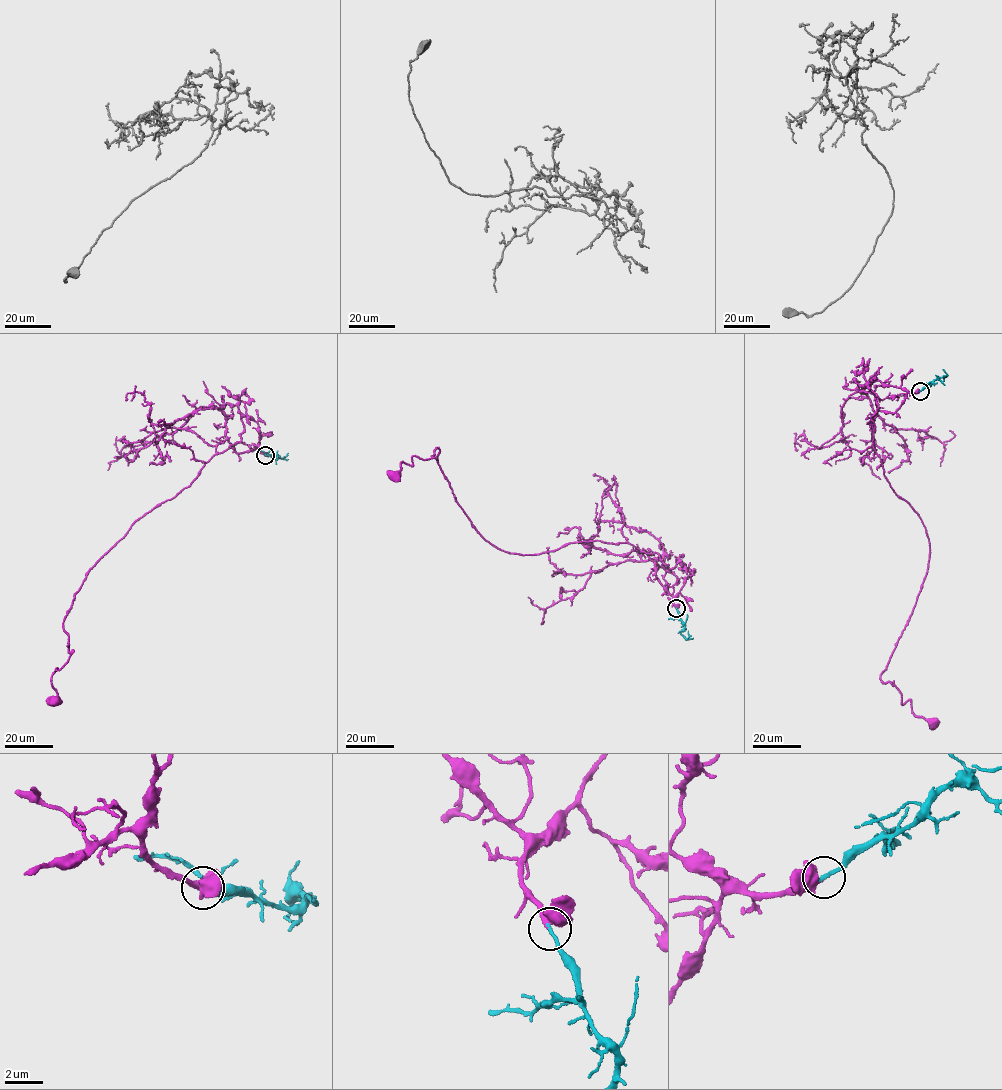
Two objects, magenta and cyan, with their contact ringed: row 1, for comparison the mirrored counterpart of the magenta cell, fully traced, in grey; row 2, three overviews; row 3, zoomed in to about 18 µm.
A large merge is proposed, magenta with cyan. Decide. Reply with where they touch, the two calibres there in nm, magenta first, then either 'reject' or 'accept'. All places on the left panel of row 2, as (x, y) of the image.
at (265, 455); 400 nm thick on the magenta side, 200 nm on the other; accept

